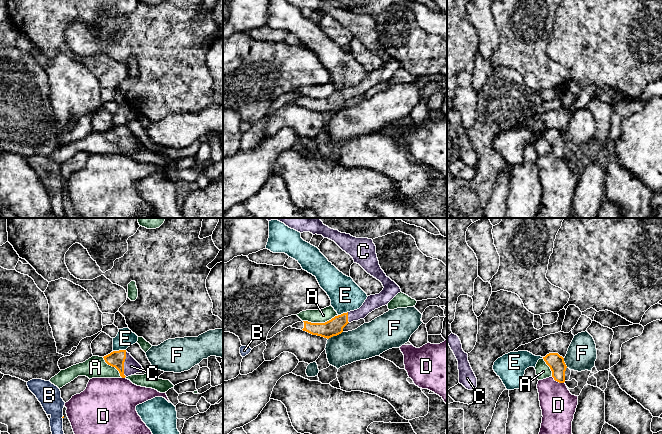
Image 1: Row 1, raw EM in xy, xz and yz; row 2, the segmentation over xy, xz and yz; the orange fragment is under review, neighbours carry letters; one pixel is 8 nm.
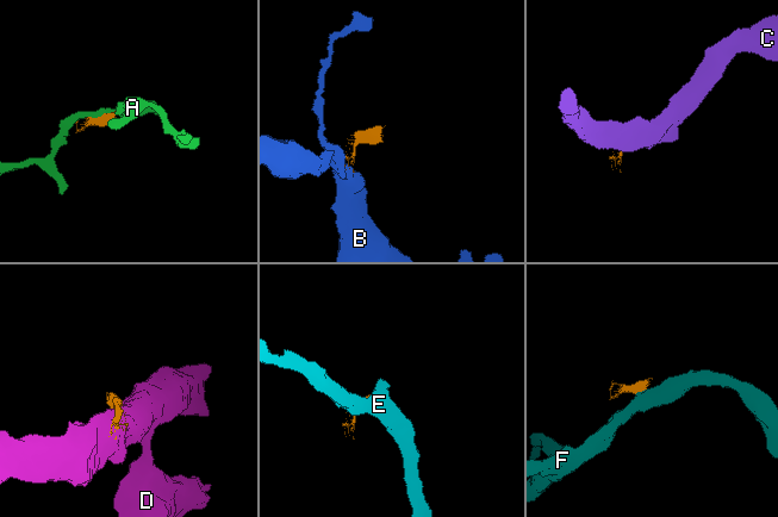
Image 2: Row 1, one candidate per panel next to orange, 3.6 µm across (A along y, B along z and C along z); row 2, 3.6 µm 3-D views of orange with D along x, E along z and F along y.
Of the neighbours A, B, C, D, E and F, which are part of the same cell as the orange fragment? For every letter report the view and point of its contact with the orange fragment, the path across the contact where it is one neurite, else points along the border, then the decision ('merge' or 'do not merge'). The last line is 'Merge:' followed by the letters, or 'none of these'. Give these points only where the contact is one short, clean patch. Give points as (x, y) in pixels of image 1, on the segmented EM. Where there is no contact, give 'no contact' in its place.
A: meets orange in xz at (320, 323); border along xz (338, 315), (324, 322), (303, 321); do not merge
B: no contact; do not merge
C: meets orange in xy at (123, 364); runs through xy (116, 359), (123, 364), (131, 366); merge
D: meets orange in yz at (557, 381); do not merge
E: meets orange in xy at (119, 350); border along xy (125, 349), (113, 351); do not merge
F: meets orange in xz at (335, 335); border along xz (342, 331), (328, 339); do not merge
Merge: C

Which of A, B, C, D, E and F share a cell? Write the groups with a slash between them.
A / B / C / D / E / F

